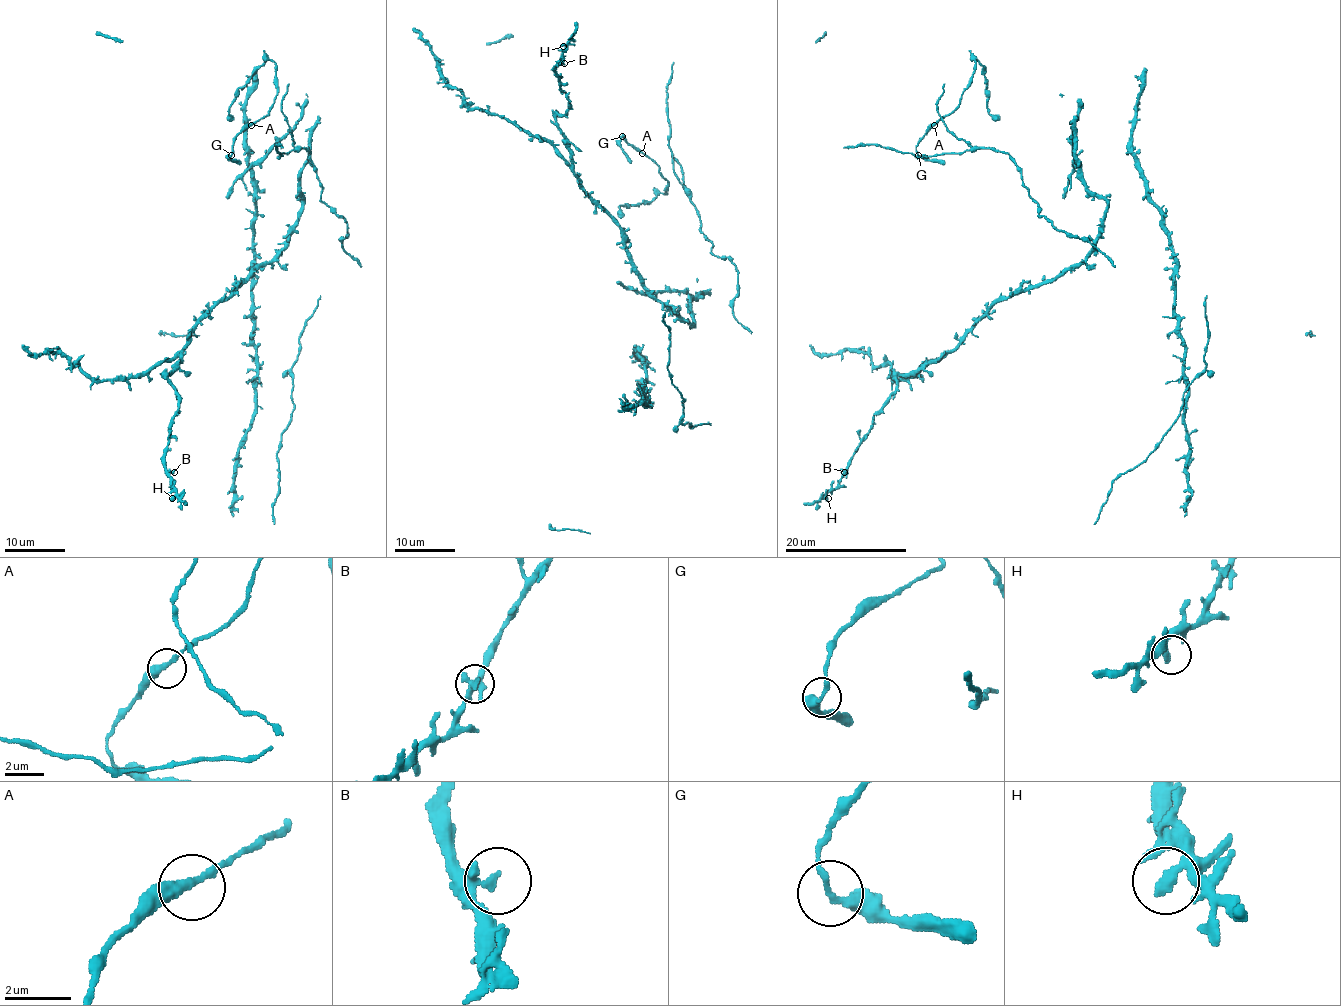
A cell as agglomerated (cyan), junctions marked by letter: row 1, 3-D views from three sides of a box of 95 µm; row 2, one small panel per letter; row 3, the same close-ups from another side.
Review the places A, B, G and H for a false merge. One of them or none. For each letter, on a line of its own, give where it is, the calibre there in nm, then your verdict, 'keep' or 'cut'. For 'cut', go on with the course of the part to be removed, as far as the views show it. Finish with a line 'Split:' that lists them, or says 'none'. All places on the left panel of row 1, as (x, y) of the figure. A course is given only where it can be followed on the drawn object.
A: (251, 125) | 240 nm | keep
B: (174, 472) | 190 nm | keep
G: (231, 155) | 220 nm | keep
H: (172, 498) | 220 nm | keep
Split: none

